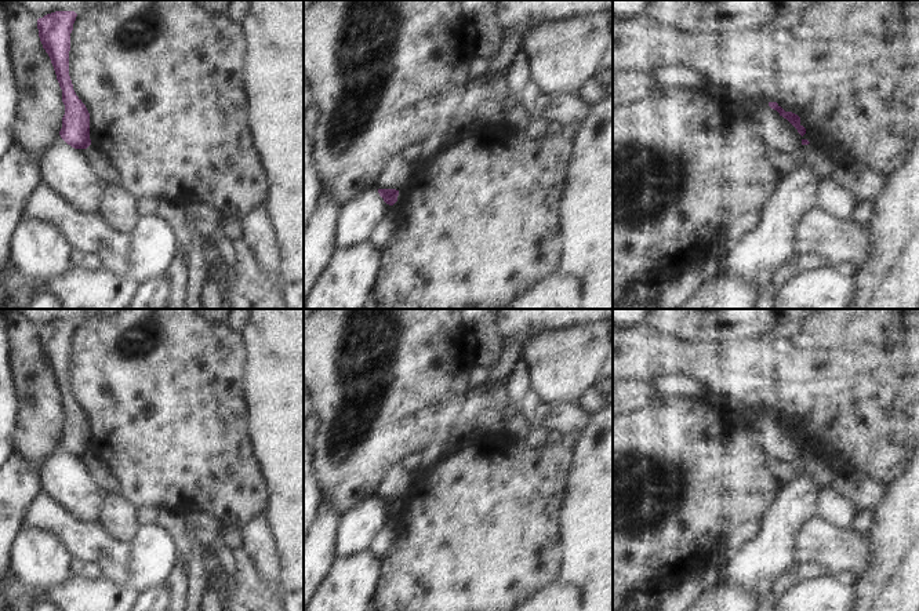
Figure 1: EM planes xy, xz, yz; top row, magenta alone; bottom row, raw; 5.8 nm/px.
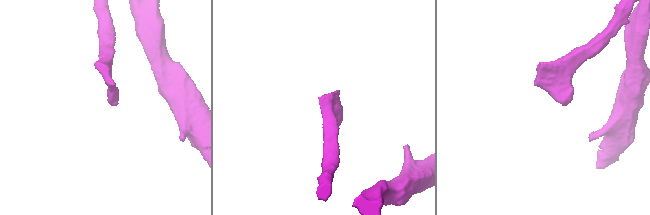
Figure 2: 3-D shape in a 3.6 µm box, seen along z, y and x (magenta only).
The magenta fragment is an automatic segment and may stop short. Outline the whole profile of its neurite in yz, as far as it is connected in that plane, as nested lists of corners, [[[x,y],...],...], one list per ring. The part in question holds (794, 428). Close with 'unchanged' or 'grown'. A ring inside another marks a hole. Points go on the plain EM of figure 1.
[[[769,411],[769,415],[780,422],[784,428],[787,428],[803,445],[806,443],[806,437],[800,433],[800,426],[792,421],[785,421],[777,411]]] | unchanged

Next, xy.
[[[55,320],[37,328],[39,346],[54,375],[62,399],[65,423],[62,426],[61,447],[75,458],[87,458],[90,448],[90,422],[76,404],[69,385],[70,342],[77,323],[75,320]]] | unchanged

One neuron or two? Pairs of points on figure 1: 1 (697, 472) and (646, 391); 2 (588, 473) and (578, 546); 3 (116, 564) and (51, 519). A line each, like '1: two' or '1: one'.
1: two
2: one
3: one

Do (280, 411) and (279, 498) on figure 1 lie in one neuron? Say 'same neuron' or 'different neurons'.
same neuron

